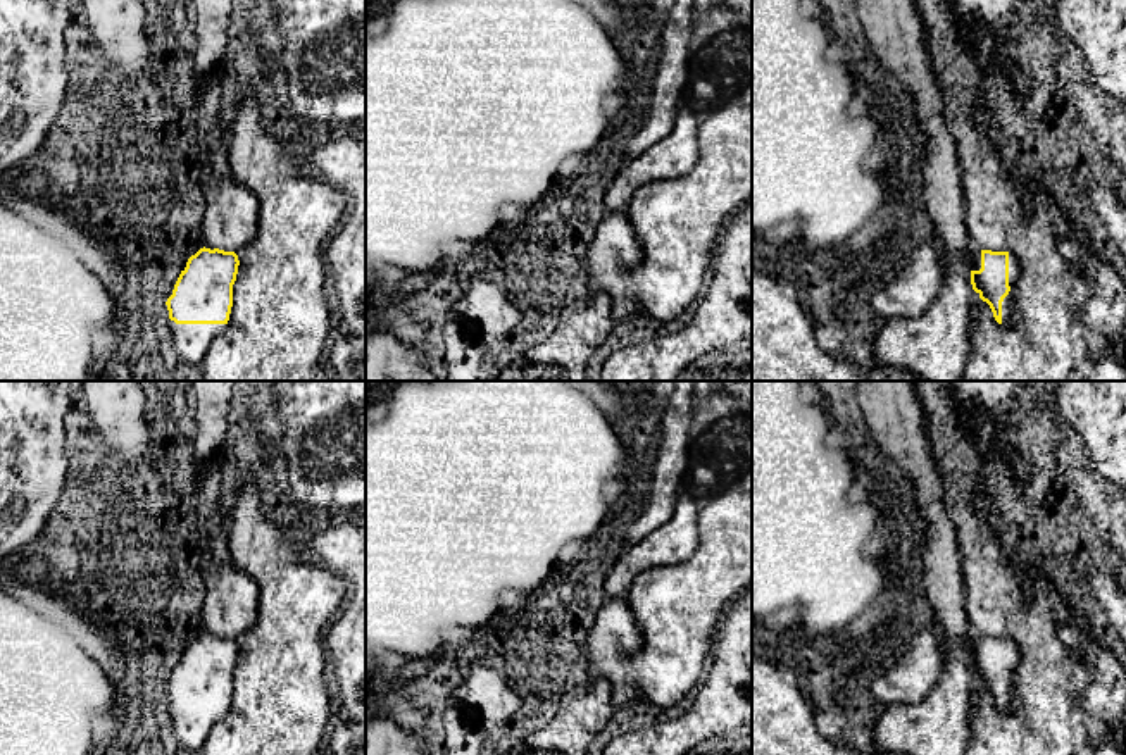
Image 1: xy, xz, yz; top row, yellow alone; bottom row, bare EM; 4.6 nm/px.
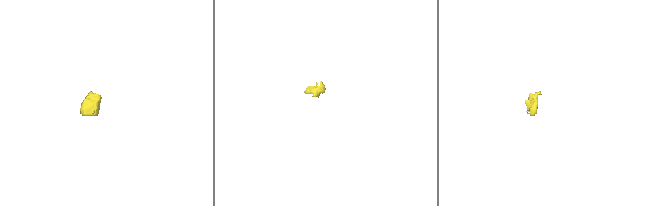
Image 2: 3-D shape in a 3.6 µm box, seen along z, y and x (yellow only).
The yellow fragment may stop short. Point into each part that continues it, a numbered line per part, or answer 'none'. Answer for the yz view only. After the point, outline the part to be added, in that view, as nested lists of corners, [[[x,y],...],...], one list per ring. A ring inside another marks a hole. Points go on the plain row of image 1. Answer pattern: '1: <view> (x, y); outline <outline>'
1: yz (973, 642); outline [[[969,633],[966,638],[966,646],[971,657],[979,657],[981,655],[981,636]]]
2: yz (1013, 648); outline [[[1009,640],[1009,672],[1010,677],[1002,688],[1002,714],[1010,714],[1012,707],[1012,677],[1019,671],[1019,648],[1014,640]]]

